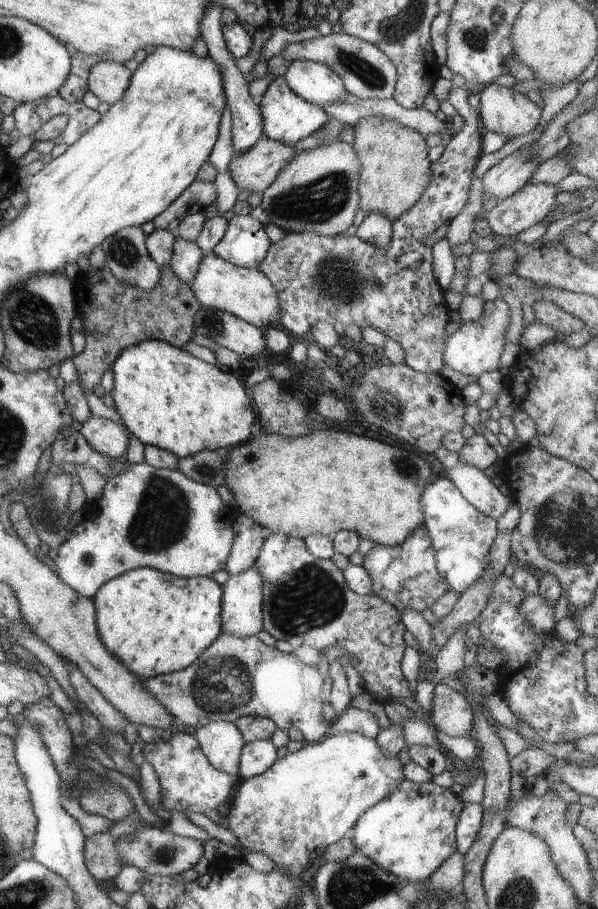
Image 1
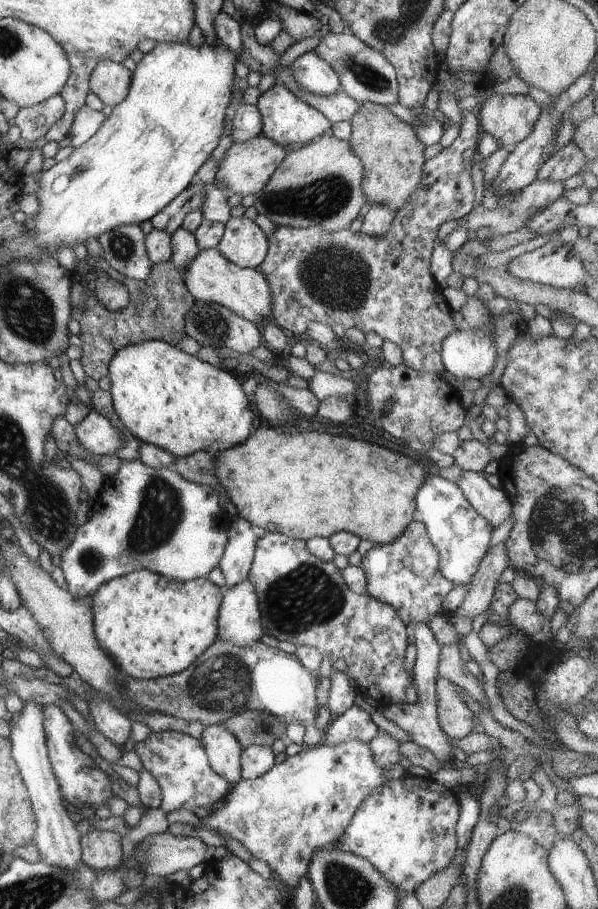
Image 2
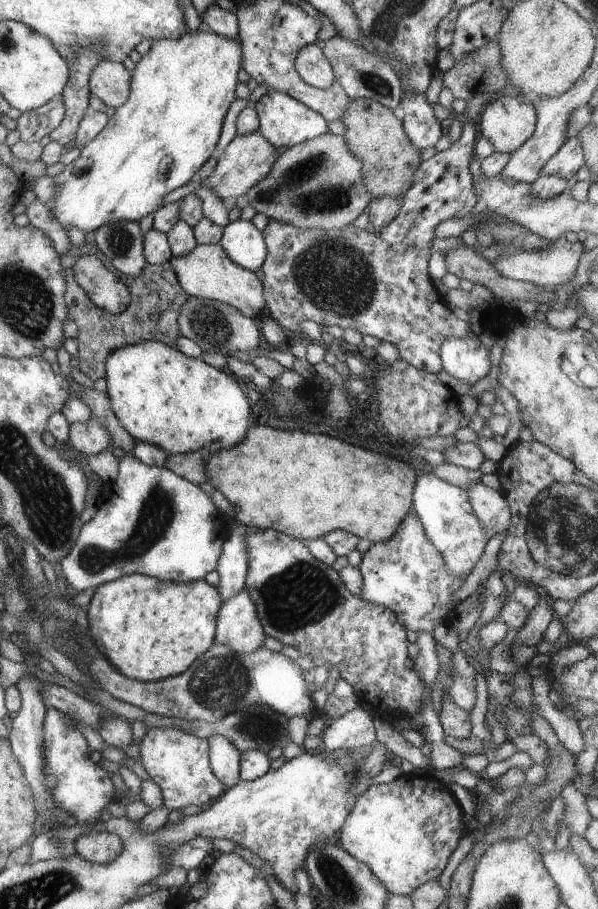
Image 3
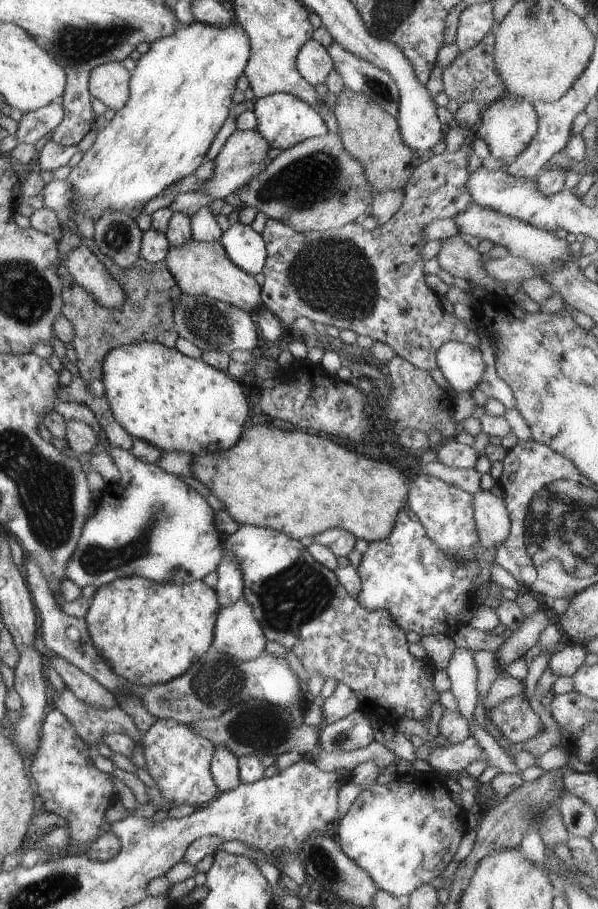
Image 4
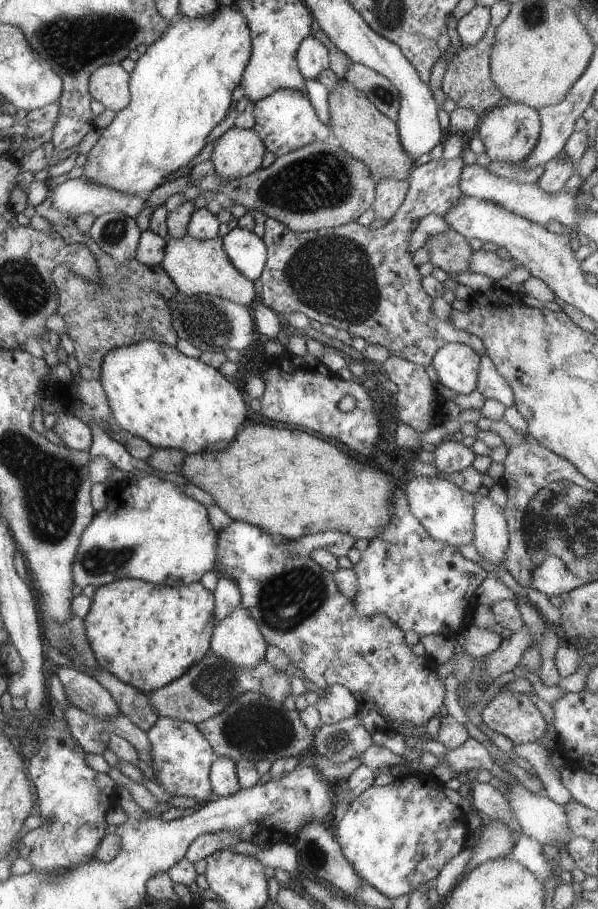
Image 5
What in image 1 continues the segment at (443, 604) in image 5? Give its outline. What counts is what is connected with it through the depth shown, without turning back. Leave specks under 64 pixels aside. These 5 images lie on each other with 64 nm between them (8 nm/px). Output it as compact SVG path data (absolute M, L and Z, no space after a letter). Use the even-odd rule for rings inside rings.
M423 526L412 531L404 542L396 546L376 544L364 555L361 565L370 575L372 594L388 601L400 613L412 609L421 614L424 608L431 608L449 591L448 582L437 569L435 548Z

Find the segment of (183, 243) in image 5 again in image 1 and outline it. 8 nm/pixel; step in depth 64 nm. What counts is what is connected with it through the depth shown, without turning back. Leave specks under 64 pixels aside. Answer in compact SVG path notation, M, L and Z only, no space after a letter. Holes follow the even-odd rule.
M214 251L204 254L196 274L189 284L198 302L204 308L218 309L236 315L264 331L277 326L279 297L268 277L258 269L239 267L221 259Z

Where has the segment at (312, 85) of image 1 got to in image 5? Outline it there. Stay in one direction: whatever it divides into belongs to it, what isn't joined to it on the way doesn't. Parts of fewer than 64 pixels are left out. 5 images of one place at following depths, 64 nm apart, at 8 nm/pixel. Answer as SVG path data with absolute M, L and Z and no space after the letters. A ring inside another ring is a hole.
M312 34L308 35L299 42L296 64L305 79L315 79L322 70L329 68L326 46Z

